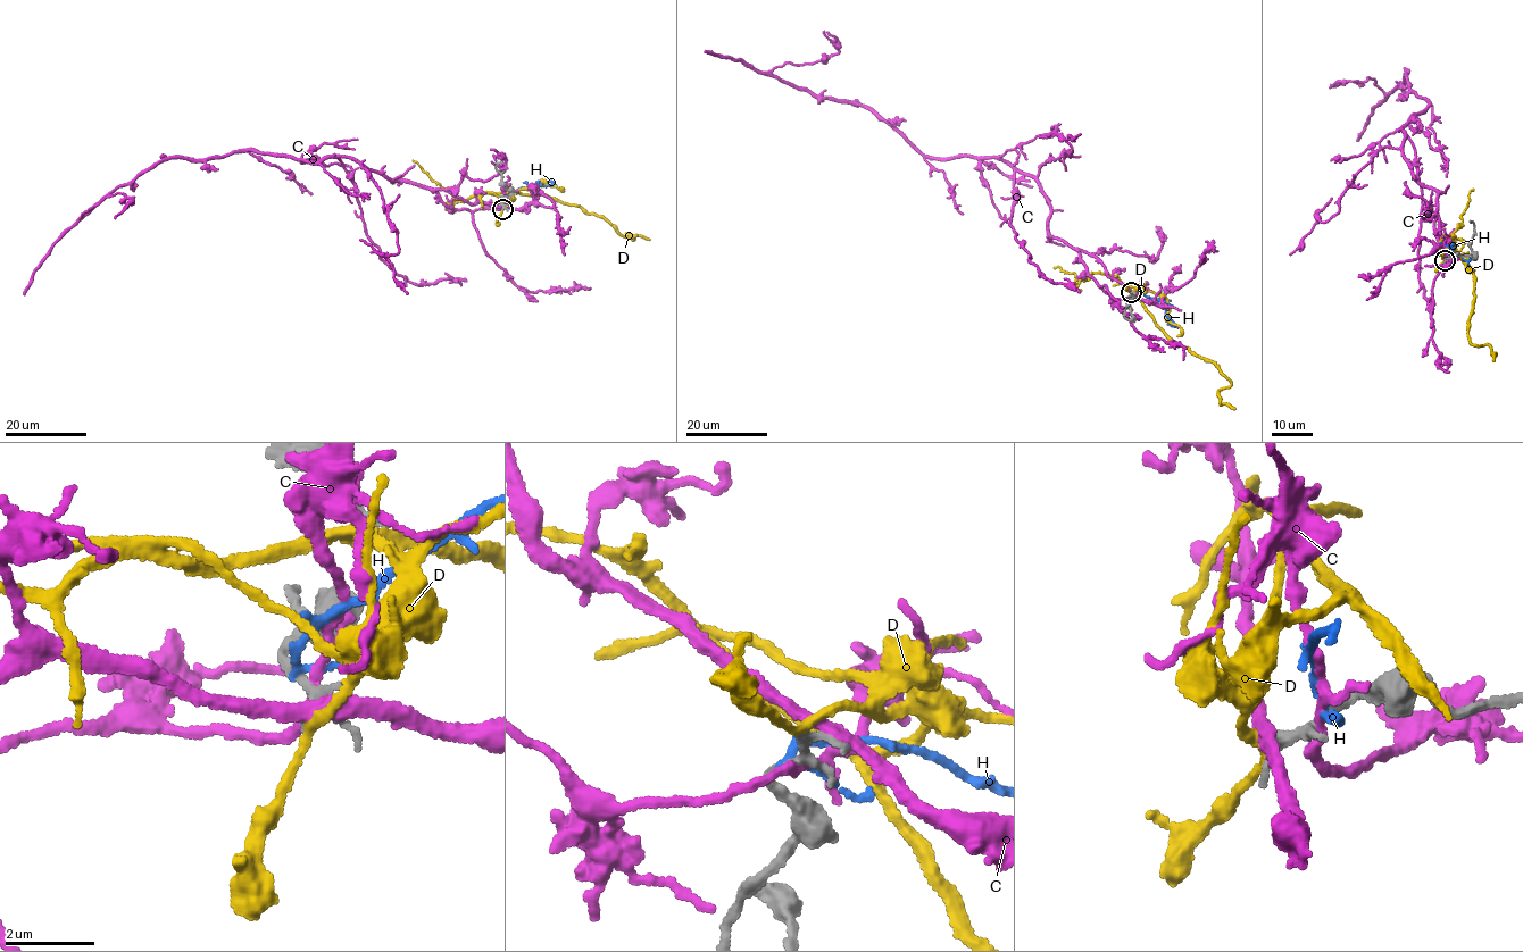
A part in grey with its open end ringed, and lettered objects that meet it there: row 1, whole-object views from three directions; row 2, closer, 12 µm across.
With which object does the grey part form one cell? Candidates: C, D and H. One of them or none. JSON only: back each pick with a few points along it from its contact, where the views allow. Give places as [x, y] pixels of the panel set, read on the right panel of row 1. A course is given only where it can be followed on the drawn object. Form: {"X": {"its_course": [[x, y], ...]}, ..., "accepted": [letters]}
{"D": {"its_course": [[1445, 259], [1445, 249], [1454, 247], [1472, 270], [1473, 305], [1467, 334], [1473, 344], [1489, 345], [1494, 361]]}, "accepted": ["D"]}

